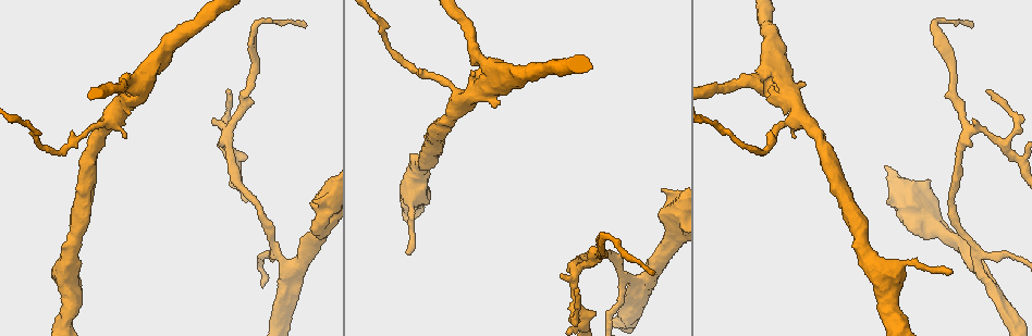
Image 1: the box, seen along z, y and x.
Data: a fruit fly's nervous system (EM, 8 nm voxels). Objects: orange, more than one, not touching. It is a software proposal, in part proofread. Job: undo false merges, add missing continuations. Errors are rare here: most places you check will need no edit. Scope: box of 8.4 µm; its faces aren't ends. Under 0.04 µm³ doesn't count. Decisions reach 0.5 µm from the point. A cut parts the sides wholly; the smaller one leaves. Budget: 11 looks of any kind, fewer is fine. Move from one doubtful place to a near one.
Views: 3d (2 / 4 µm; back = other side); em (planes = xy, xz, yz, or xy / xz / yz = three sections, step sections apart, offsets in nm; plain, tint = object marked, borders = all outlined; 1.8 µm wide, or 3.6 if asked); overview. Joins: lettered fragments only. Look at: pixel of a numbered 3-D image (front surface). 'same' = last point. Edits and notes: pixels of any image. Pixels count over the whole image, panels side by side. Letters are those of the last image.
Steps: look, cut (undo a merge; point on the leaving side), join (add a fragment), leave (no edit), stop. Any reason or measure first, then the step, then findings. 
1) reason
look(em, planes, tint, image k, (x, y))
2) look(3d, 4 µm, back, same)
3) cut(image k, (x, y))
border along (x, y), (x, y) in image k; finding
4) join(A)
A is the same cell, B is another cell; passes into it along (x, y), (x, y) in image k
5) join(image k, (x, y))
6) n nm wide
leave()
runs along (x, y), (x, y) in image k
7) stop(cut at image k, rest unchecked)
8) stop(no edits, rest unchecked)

three arms meet
look(em, xz, step 8, tint, image 1, (494, 78))

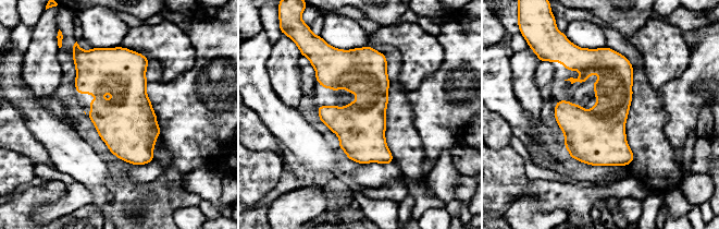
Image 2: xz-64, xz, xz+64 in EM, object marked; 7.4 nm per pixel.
cut it another way
look(em, xy, step 4, tint, same)

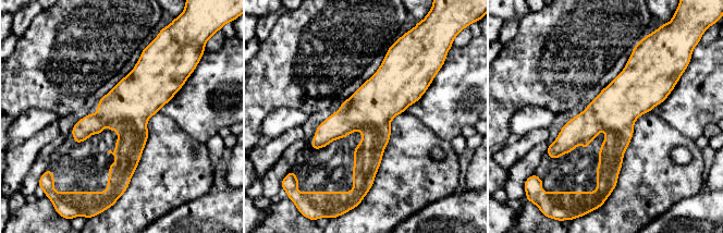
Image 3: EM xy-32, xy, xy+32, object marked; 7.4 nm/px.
look(em, xy, step 4, borders, same)

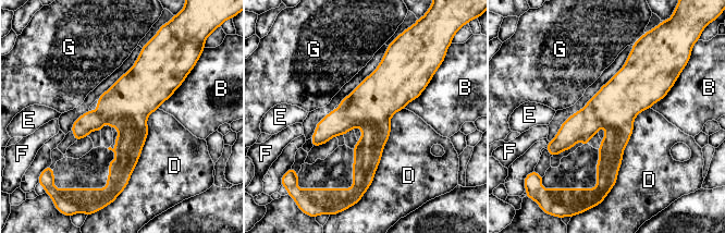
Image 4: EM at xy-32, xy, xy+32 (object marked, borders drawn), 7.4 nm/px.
D touches over 700 nm
leave()
B, D, E, F and G are other cells; border along (650, 108), (634, 121), (609, 192) in image 4; continuous, no second neuron

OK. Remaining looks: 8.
four-way junction
look(3d, 2 µm, image 1, (642, 278))

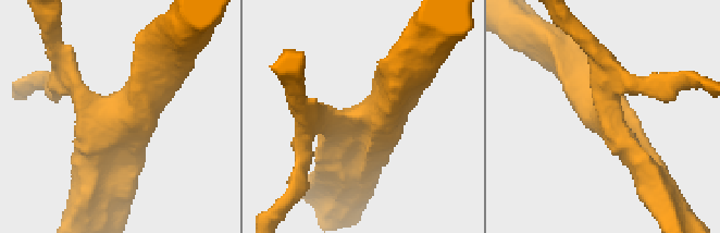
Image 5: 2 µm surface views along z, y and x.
4 arms
look(em, xz, step 8, borders, image 5, (124, 114))

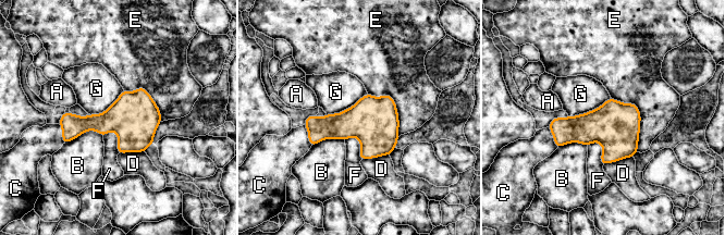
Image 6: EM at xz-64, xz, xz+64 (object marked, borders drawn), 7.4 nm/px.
leave()
A, B, C, D, E, F and G are other cells; border along (590, 143), (601, 146), (603, 164) in image 6; continuous, no second neuron

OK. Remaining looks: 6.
thick end
look(em, planes, borders, image 1, (319, 222))

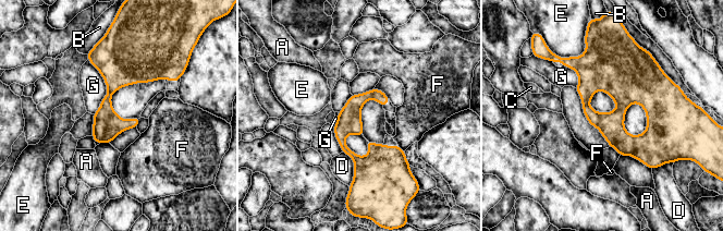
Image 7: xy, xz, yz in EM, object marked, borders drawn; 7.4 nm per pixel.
leave()
A, B, C, D, E, F and G are other cells; border along (87, 60), (107, 89), (94, 113) in image 7; no lettered fragment goes on from it

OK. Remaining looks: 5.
free end
look(3d, 4 µm, image 1, (971, 25))

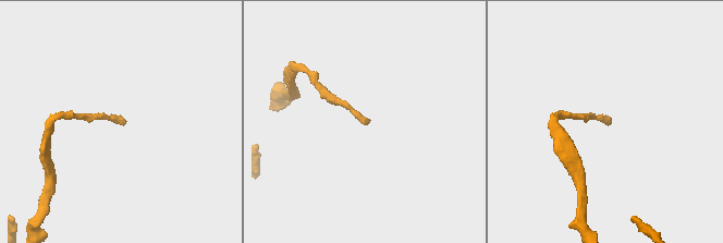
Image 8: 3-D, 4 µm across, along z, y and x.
look(em, xz, step 8, borders, image 8, (368, 122))

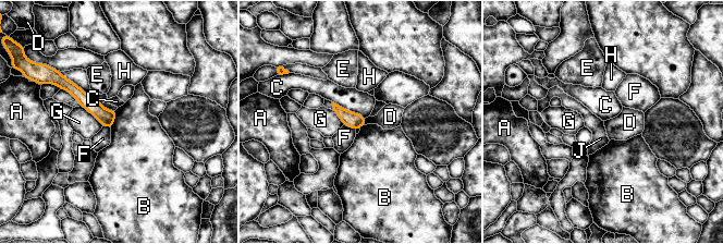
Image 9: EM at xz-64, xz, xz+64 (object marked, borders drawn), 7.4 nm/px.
look(em, planes, borders, same)

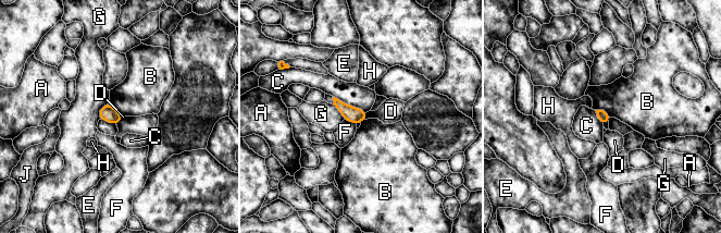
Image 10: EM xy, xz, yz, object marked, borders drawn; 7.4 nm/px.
80 nm wide; C touches over 280 nm
leave()
A, B, C, D, E, F, G, H and J are other cells; none of them fits

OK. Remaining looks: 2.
stop(no edits, rest unchecked)

